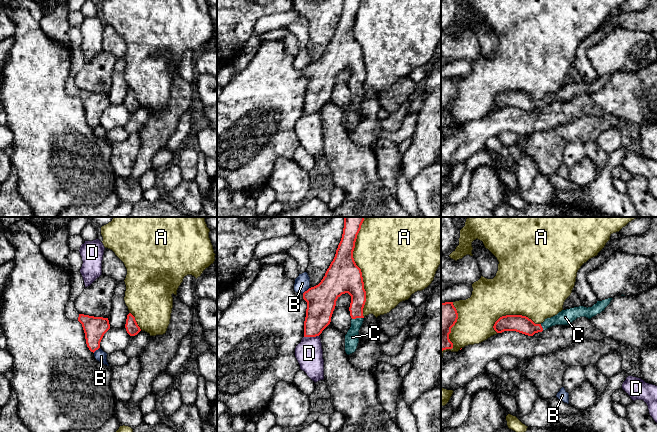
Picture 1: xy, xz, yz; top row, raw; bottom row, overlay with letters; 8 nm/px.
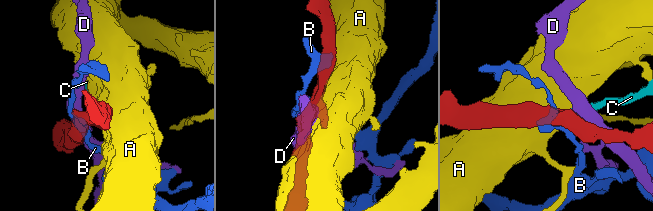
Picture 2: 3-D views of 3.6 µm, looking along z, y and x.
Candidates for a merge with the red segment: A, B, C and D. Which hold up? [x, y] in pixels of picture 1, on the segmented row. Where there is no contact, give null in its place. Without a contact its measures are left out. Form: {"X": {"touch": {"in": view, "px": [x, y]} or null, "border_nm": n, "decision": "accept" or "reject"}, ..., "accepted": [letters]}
{"A": {"touch": {"in": "xz", "px": [358, 267]}, "border_nm": 800, "decision": "reject"}, "B": {"touch": {"in": "xz", "px": [305, 291]}, "border_nm": 80, "decision": "reject"}, "C": {"touch": {"in": "xz", "px": [357, 317]}, "border_nm": 100, "decision": "accept"}, "D": {"touch": {"in": "xz", "px": [311, 336]}, "border_nm": 120, "decision": "reject"}, "accepted": ["C"]}

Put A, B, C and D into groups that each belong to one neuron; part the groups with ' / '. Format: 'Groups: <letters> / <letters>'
Groups: A / B / C / D

